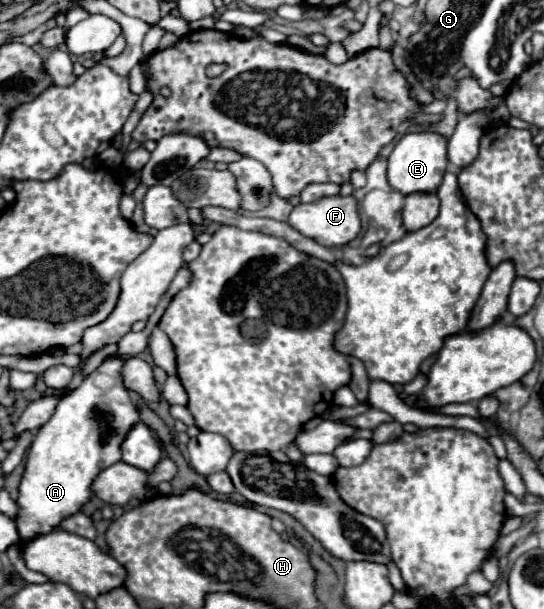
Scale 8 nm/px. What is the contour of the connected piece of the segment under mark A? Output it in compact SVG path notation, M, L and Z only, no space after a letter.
M104 360L78 388L62 396L50 420L38 428L20 482L18 532L24 540L46 534L92 498L90 484L100 470L120 460L120 444L128 430L140 422L138 410L122 382L122 360Z

